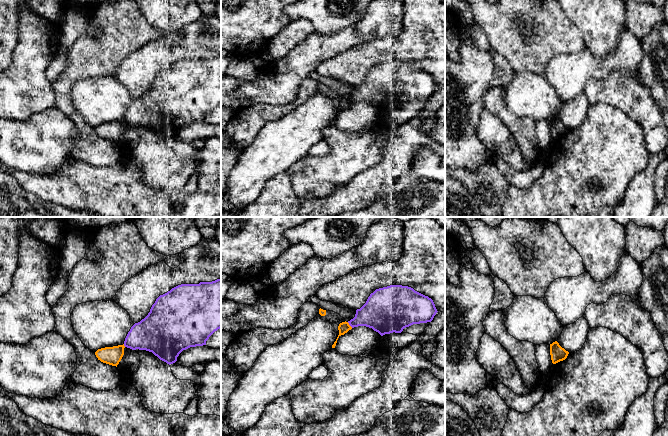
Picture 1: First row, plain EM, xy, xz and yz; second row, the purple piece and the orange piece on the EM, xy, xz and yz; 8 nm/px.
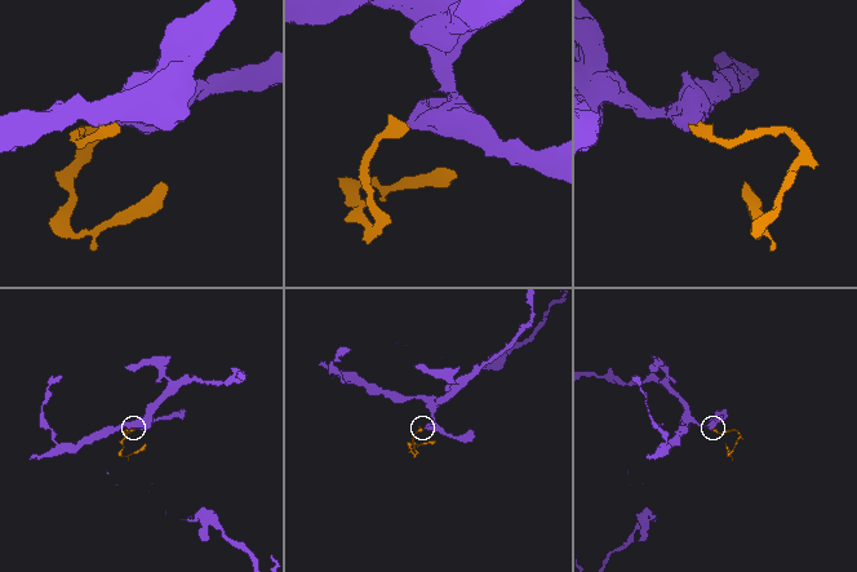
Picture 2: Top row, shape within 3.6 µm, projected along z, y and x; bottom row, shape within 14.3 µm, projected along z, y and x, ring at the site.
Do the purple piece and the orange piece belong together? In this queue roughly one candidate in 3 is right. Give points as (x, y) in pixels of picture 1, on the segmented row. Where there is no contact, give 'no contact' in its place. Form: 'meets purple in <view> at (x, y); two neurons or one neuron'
meets purple in xz at (350, 325); two neurons

